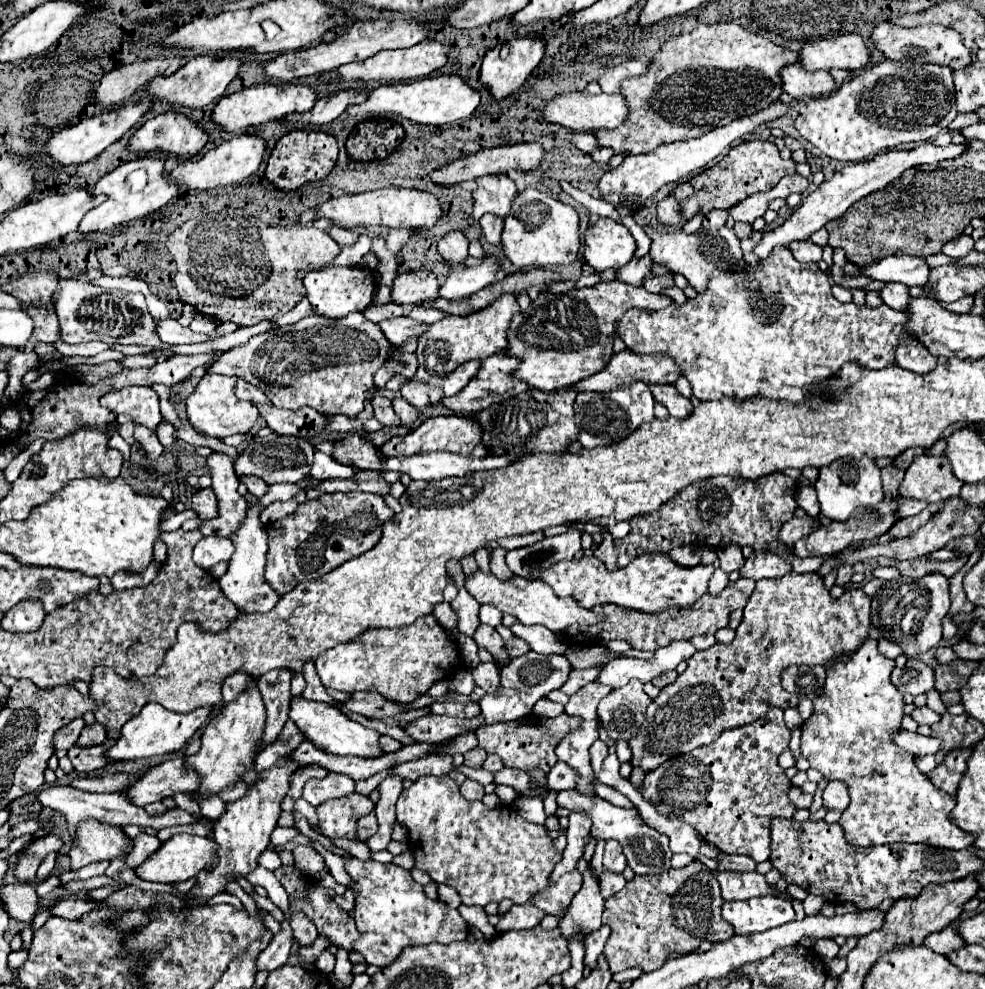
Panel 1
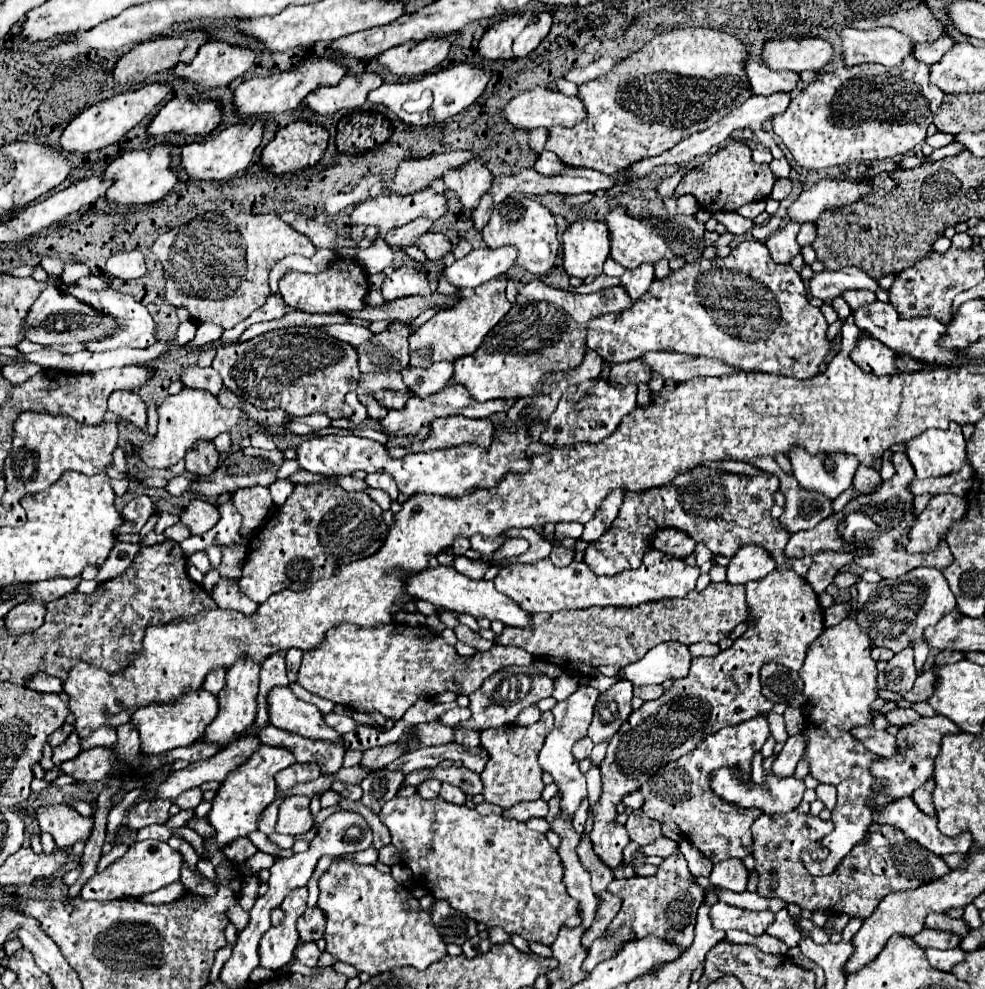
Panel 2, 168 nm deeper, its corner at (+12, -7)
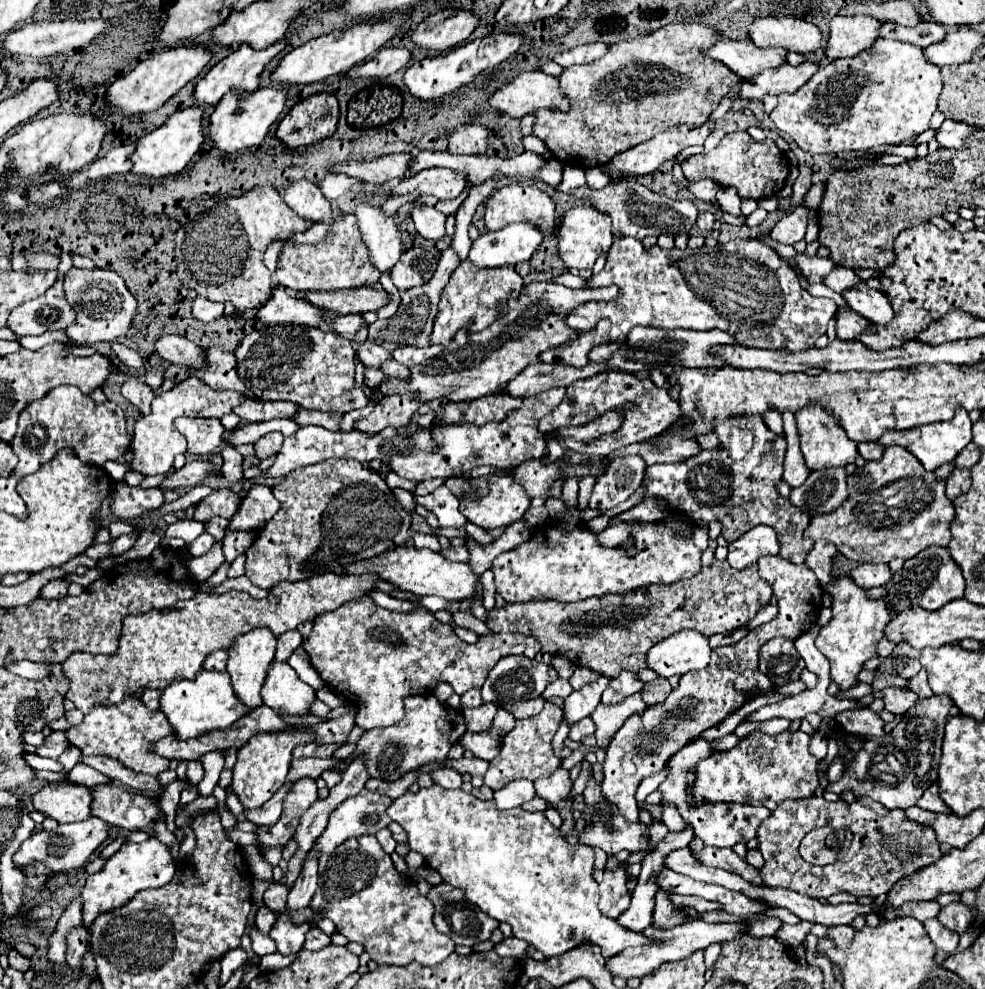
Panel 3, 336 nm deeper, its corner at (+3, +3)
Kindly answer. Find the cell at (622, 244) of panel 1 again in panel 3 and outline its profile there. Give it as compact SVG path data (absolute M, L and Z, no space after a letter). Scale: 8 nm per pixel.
M593 206L571 208L563 214L563 220L557 228L557 240L559 240L559 256L569 270L573 270L573 268L591 270L595 260L599 258L599 254L607 252L613 242L611 218L609 218L609 214L603 214L603 212L595 210Z

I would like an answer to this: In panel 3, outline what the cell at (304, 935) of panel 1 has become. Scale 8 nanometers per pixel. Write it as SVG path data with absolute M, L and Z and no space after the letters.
M273 882L269 886L269 890L265 890L263 894L263 902L265 906L269 906L273 912L277 910L283 910L285 904L287 904L287 894L289 894L289 888L285 884L279 884L279 882Z

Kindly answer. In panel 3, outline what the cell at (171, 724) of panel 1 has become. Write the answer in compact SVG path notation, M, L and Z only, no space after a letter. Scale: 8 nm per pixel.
M199 670L195 680L181 680L167 686L161 696L161 710L165 712L167 720L175 728L175 736L181 740L195 738L211 730L223 730L233 722L237 722L241 716L251 712L233 692L229 674L209 672L209 670Z

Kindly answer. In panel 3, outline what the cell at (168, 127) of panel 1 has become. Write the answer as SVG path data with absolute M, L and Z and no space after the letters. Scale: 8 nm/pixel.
M277 40L273 46L267 46L265 50L253 50L251 46L239 46L235 52L231 52L225 60L221 60L219 64L215 64L197 84L195 88L195 98L197 102L201 104L211 104L215 106L223 94L231 88L237 88L237 90L245 90L245 92L255 92L259 88L259 76L261 72L265 70L265 66L279 54L287 48L287 40Z

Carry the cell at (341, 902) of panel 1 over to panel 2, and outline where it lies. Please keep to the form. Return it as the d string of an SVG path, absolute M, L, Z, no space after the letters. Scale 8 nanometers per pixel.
M318 906L308 908L304 912L304 916L300 916L300 920L298 920L298 932L300 932L302 940L314 940L316 942L318 938L322 938L324 928L326 928L326 918L318 910Z

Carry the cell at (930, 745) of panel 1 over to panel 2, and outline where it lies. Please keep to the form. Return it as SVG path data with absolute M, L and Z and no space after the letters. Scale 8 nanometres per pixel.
M860 726L860 728L854 728L852 734L874 754L878 756L892 756L896 754L896 738L888 732L882 732L882 730L876 730L872 726Z

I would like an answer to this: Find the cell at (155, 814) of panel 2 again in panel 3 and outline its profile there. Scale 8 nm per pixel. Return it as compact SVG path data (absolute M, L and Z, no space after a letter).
M97 784L89 788L93 794L91 814L123 830L143 830L153 824L157 814L157 800L123 790L117 784Z

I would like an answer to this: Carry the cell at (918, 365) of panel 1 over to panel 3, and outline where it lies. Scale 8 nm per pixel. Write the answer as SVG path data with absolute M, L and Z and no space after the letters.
M841 306L837 308L837 324L835 324L837 338L841 338L841 340L853 340L867 326L869 326L869 322L865 318L861 318L861 314L853 312L851 308L841 308Z

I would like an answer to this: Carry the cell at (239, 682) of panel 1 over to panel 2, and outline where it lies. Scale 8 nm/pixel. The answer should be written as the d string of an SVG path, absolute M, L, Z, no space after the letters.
M220 668L220 670L214 670L214 672L204 680L204 686L202 686L202 688L216 696L216 694L224 688L224 682L226 682L226 672Z

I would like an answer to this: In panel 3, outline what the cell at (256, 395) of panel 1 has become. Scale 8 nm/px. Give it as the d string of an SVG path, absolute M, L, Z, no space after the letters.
M163 334L163 336L157 336L155 340L155 352L175 364L175 366L181 366L183 370L201 370L205 368L205 356L203 356L203 350L193 344L191 340L183 338L183 336L171 336L171 334Z

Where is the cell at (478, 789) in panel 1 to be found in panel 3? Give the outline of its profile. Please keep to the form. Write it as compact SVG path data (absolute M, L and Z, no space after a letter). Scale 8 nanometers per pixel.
M437 768L431 772L431 778L435 784L439 784L443 788L461 788L461 784L463 784L461 774L453 768Z

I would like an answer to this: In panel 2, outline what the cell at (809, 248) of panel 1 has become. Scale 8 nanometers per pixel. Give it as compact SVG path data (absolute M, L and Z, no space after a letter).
M788 222L784 228L776 230L764 244L770 250L770 256L778 262L778 264L790 264L790 260L794 256L800 254L800 244L796 242L796 234L798 234L800 226L794 222Z

